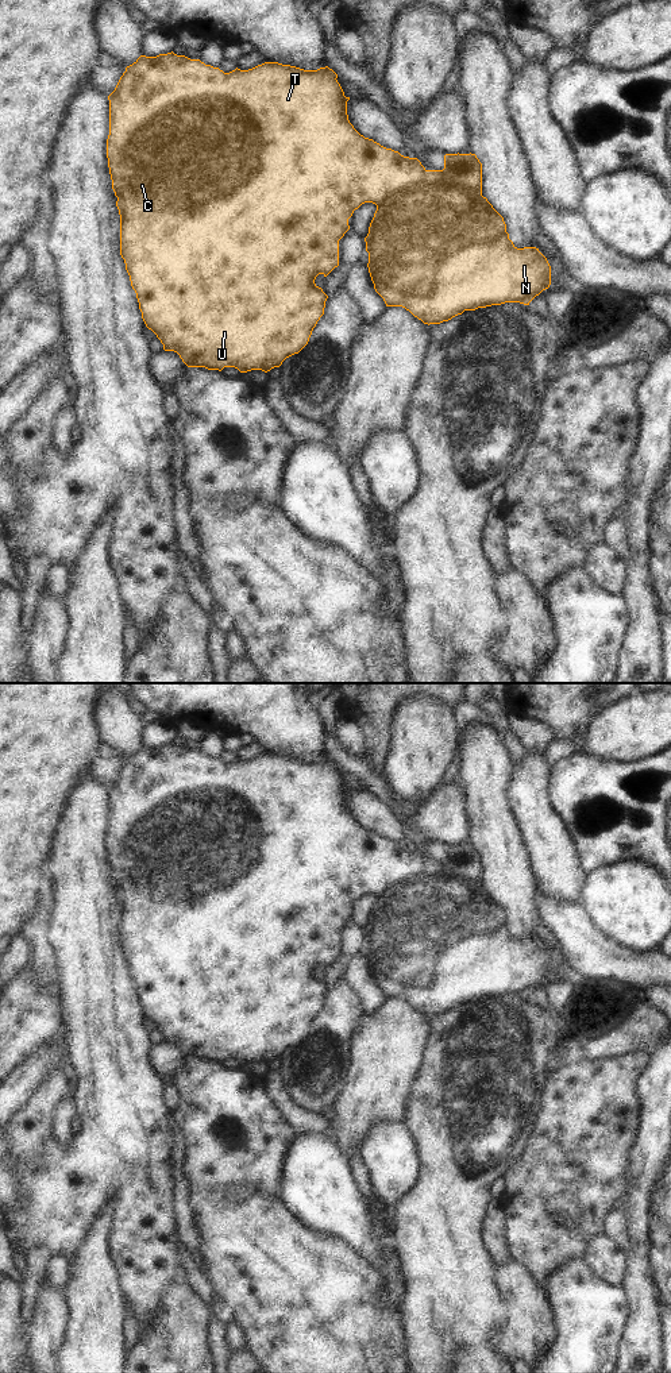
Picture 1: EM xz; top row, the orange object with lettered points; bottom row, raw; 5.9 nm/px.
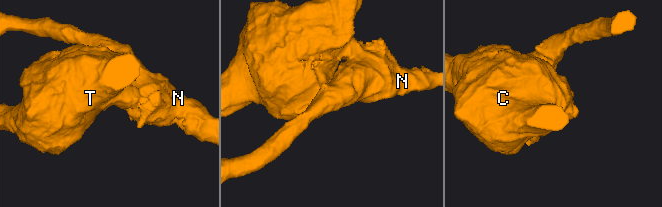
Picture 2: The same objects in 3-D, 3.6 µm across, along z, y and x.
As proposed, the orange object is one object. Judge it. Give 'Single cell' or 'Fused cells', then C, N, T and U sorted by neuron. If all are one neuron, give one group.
Fused cells. Groups: C T U / N.

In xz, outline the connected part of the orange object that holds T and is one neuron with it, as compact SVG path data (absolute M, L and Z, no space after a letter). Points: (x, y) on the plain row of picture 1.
M171 743L167 745L159 745L157 748L140 747L132 756L126 759L126 763L120 768L115 782L108 787L109 826L107 830L107 849L112 871L112 880L117 888L116 898L120 906L120 946L124 950L131 977L136 984L139 1000L142 1003L142 1010L146 1018L157 1026L157 1029L163 1035L165 1042L177 1044L188 1058L205 1058L208 1061L219 1062L221 1062L224 1058L235 1058L240 1064L247 1064L251 1061L262 1061L267 1064L274 1058L279 1058L286 1049L298 1045L308 1035L313 1019L324 1006L325 992L328 990L323 980L315 975L315 971L319 965L327 968L335 959L339 957L339 932L350 921L348 910L352 907L354 902L365 894L379 896L396 883L400 883L408 878L416 878L424 871L425 859L417 849L404 848L398 842L386 840L373 830L365 829L354 819L347 806L347 792L350 788L344 787L344 783L336 770L338 765L328 757L320 759L317 761L304 761L278 753L265 753L248 761L240 761L236 759L230 764L224 764L219 759L205 756L200 751L190 751L185 747L177 747Z

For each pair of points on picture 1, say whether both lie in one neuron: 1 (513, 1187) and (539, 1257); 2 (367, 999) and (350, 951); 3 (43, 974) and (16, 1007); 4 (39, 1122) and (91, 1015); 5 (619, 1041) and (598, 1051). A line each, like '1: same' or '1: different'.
1: same
2: same
3: different
4: different
5: same

